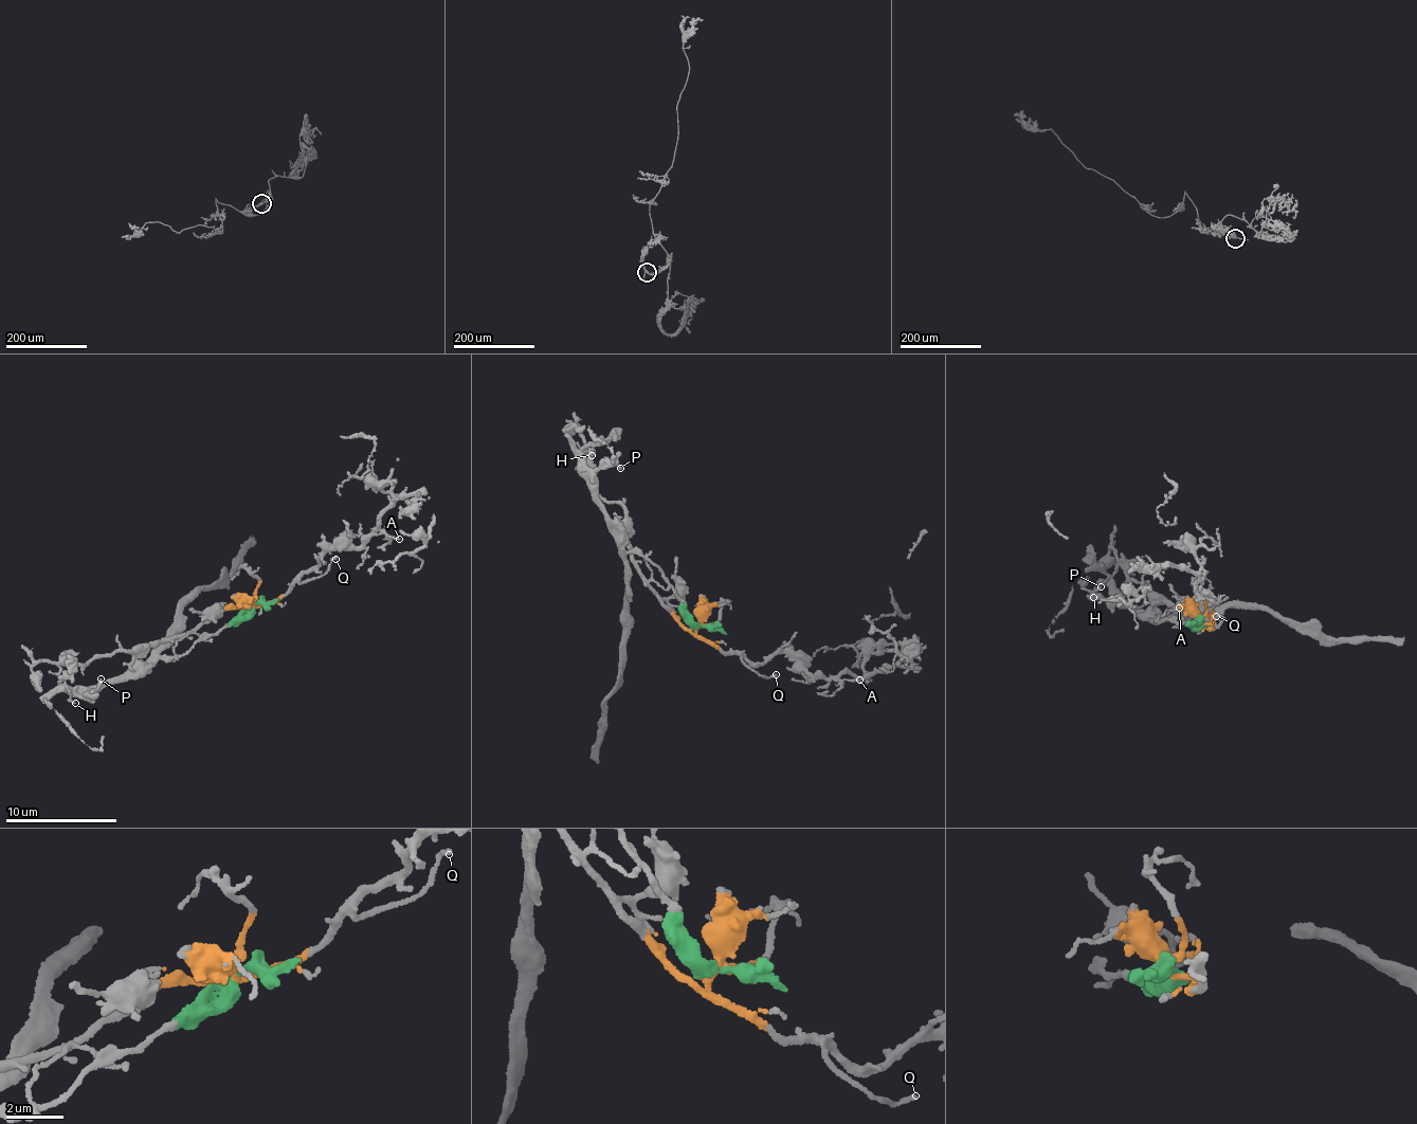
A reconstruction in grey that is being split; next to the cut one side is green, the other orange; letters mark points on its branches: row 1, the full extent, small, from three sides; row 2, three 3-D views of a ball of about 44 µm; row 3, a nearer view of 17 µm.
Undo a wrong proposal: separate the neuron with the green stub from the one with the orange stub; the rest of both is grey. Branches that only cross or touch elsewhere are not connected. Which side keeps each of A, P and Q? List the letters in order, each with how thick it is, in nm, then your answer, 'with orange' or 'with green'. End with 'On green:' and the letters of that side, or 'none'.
A: 130 nm thick; with orange
P: 180 nm thick; with green
Q: 130 nm thick; with orange
On green: P

